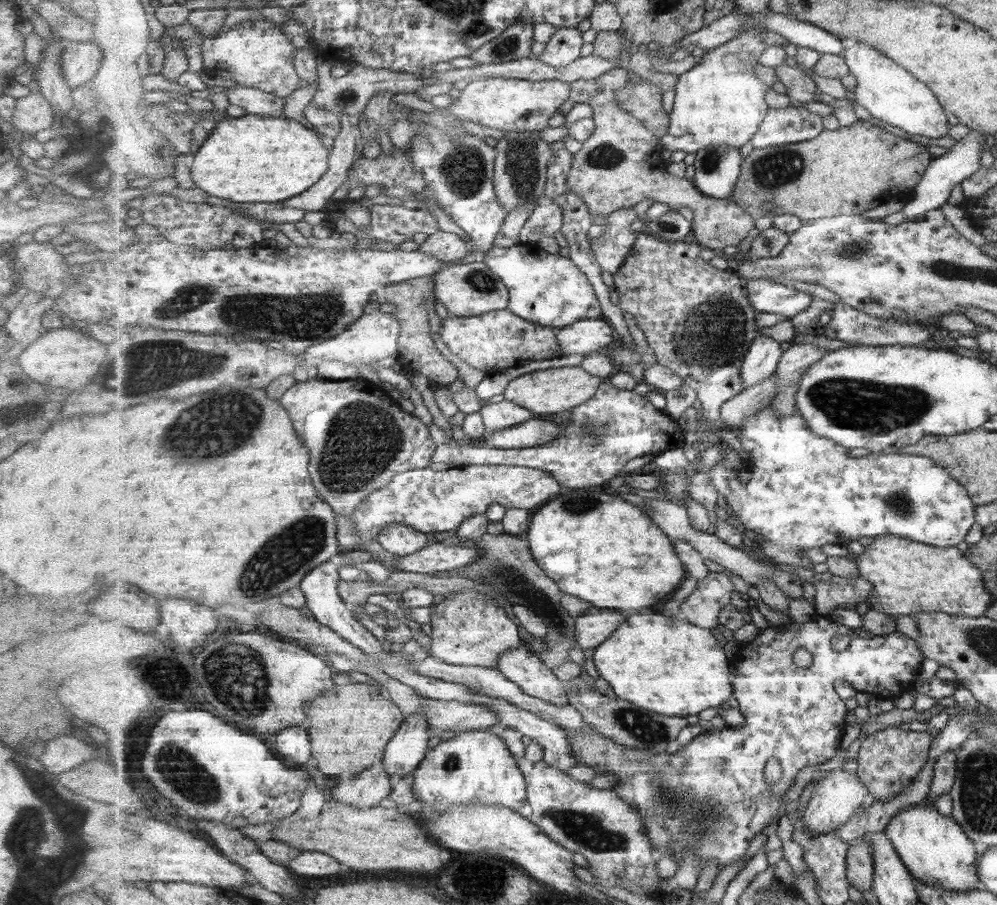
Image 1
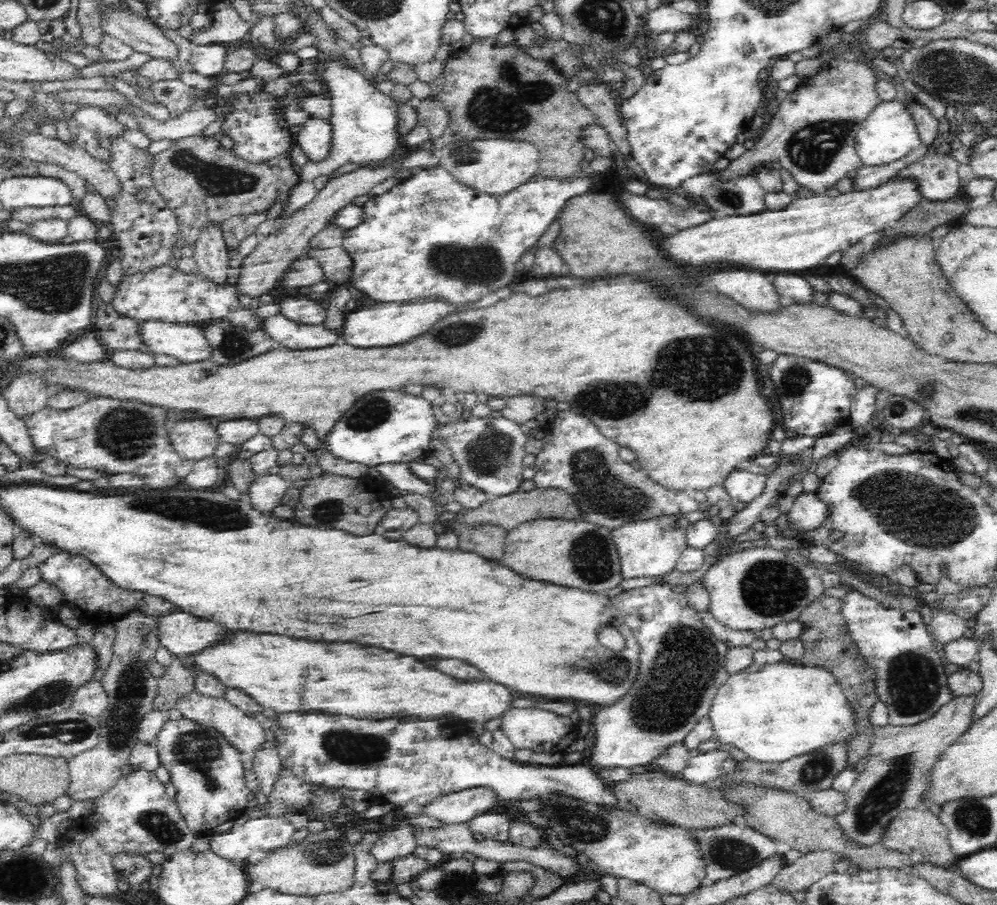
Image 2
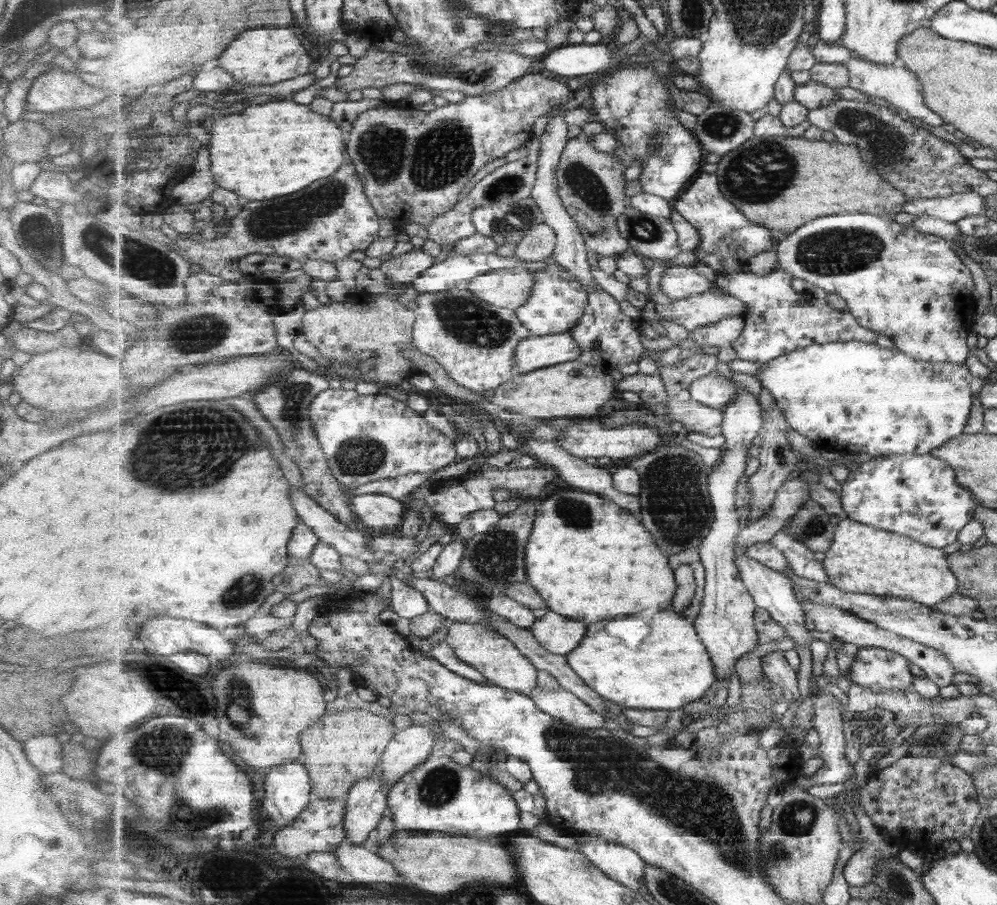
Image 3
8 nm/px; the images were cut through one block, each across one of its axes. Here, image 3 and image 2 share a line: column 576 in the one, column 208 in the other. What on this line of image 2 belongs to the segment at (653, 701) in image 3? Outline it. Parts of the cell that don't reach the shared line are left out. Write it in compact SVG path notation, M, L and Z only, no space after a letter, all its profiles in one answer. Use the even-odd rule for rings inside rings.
M242 632L232 640L212 646L204 652L192 655L198 670L214 674L226 687L236 687L256 699L263 708L273 708L276 713L322 712L329 715L346 715L368 720L405 719L406 716L443 722L449 717L463 721L486 724L502 717L512 708L516 694L504 684L492 680L457 680L450 678L412 656L394 656L380 648L364 648L360 644L320 644L306 640L290 640L286 636L272 634L248 634Z

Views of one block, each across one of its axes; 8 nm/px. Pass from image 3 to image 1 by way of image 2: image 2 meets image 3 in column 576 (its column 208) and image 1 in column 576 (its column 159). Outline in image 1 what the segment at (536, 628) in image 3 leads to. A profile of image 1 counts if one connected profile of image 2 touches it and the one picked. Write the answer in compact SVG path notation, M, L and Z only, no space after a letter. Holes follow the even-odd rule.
M597 607L591 608L587 614L576 618L577 621L577 641L579 648L597 648L603 642L611 638L613 632L627 622L627 614L617 612L617 610L599 610Z

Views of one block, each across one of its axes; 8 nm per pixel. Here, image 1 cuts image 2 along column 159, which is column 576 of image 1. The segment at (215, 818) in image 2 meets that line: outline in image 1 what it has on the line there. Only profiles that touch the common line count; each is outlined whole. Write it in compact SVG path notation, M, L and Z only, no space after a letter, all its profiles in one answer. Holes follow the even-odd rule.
M828 616L813 622L805 622L799 626L792 624L771 627L759 631L757 636L746 644L740 645L734 665L734 696L738 701L740 711L747 717L747 724L743 728L725 726L723 729L704 731L697 736L691 744L680 746L677 752L669 755L666 752L655 754L651 750L641 748L627 748L617 744L615 740L603 736L595 728L587 726L585 730L571 735L571 743L575 749L577 759L581 765L590 766L600 774L608 772L617 776L617 784L613 791L631 805L635 805L641 813L645 823L645 833L658 846L670 842L669 848L676 862L683 859L685 848L693 849L705 871L707 865L717 863L720 870L723 867L737 864L747 864L747 850L751 840L763 832L765 826L779 818L781 807L780 792L787 792L795 784L797 776L808 773L818 764L825 764L837 756L841 736L846 727L848 714L845 702L835 692L835 680L845 680L856 691L868 692L871 695L886 697L891 700L899 697L903 691L912 687L916 680L923 655L916 640L909 638L901 632L863 638L853 633L853 629L833 622ZM833 636L851 636L849 645L845 650L837 651L833 648ZM805 648L812 654L812 664L808 668L799 668L793 662L793 654ZM771 758L777 758L783 768L783 777L777 783L769 783L765 777L765 768Z

